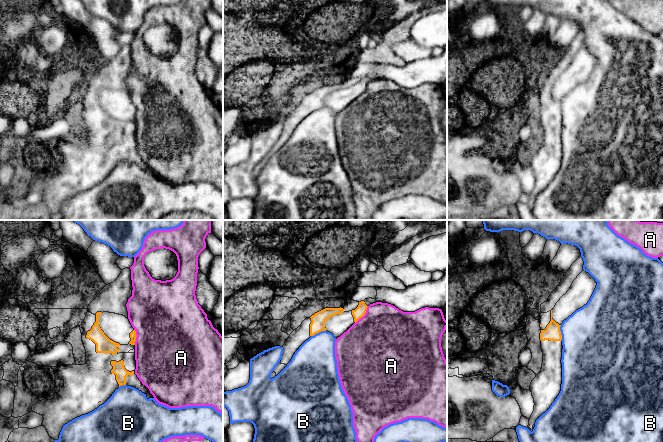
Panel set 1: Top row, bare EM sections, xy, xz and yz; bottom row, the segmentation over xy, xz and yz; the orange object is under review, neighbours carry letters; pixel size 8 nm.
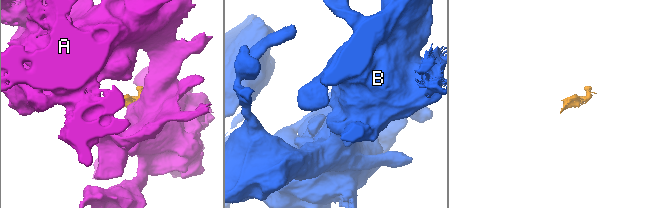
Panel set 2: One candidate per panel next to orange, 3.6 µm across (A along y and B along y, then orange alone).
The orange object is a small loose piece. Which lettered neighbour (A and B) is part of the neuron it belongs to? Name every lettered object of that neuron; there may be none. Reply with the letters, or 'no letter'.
no letter

